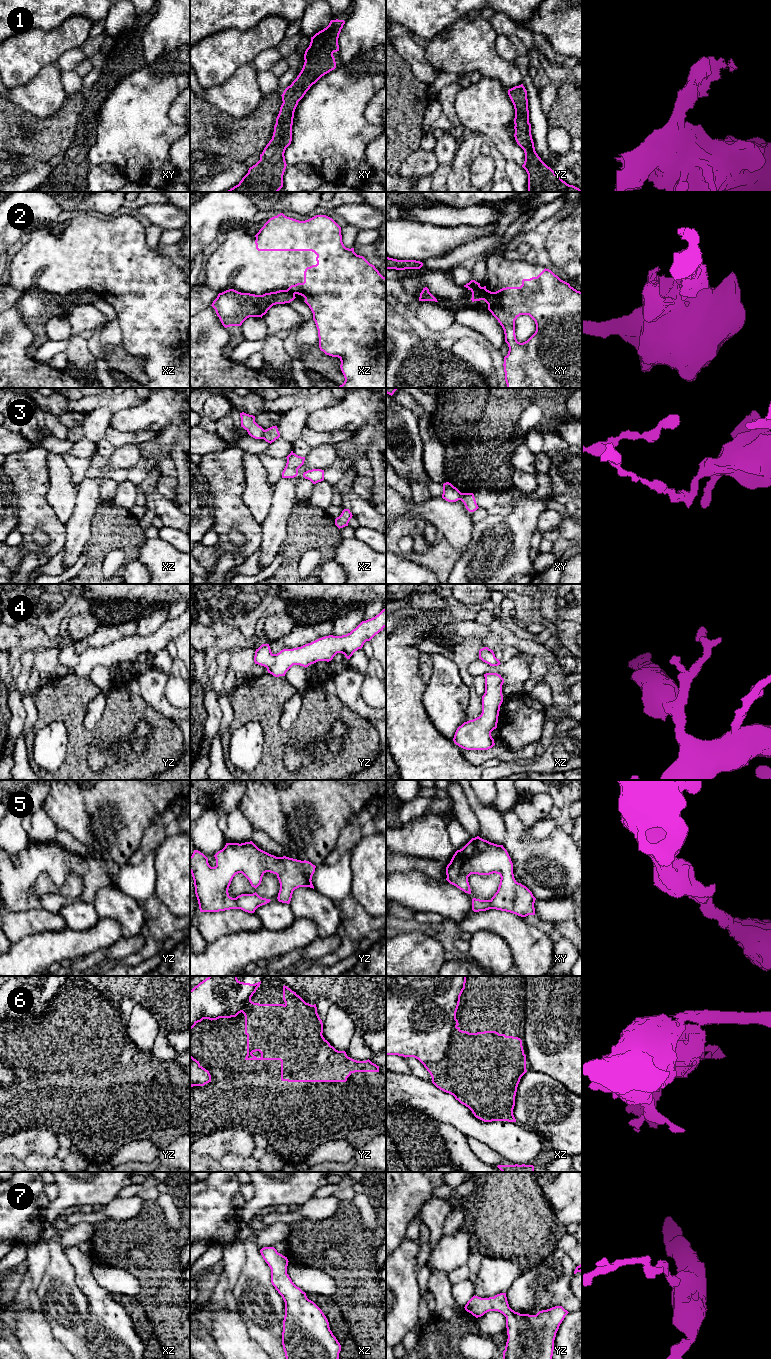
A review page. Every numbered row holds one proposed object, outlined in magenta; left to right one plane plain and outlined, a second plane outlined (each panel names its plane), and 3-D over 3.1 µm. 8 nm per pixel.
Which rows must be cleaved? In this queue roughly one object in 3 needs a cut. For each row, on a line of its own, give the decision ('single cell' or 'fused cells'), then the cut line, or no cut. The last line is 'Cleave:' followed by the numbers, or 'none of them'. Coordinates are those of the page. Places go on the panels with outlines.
1: single cell; no cut
2: fused cells; cut in xy along (482, 287), (483, 299)
3: fused cells; cut in xz along (264, 430), (261, 438)
4: single cell; no cut
5: single cell; no cut
6: fused cells; cut in xz along (456, 1019), (452, 1037), (467, 1040), (477, 1107)
7: single cell; no cut
Cleave: 2, 3, 6

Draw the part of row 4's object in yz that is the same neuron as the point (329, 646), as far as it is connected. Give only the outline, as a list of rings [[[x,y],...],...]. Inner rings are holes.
[[[383,609],[375,617],[366,621],[362,621],[355,629],[353,629],[346,635],[325,636],[301,647],[293,649],[283,649],[277,654],[273,654],[271,652],[269,644],[262,644],[255,651],[254,662],[255,664],[266,667],[268,673],[272,674],[275,677],[279,677],[285,676],[286,672],[293,665],[300,665],[306,668],[318,661],[329,662],[337,653],[342,653],[347,659],[350,659],[355,651],[361,649],[366,641],[370,641],[376,634],[382,631],[384,627],[386,627],[386,609]]]

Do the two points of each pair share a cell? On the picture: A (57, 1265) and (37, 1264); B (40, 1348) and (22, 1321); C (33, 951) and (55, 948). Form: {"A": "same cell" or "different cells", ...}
{"A": "different cells", "B": "same cell", "C": "same cell"}

